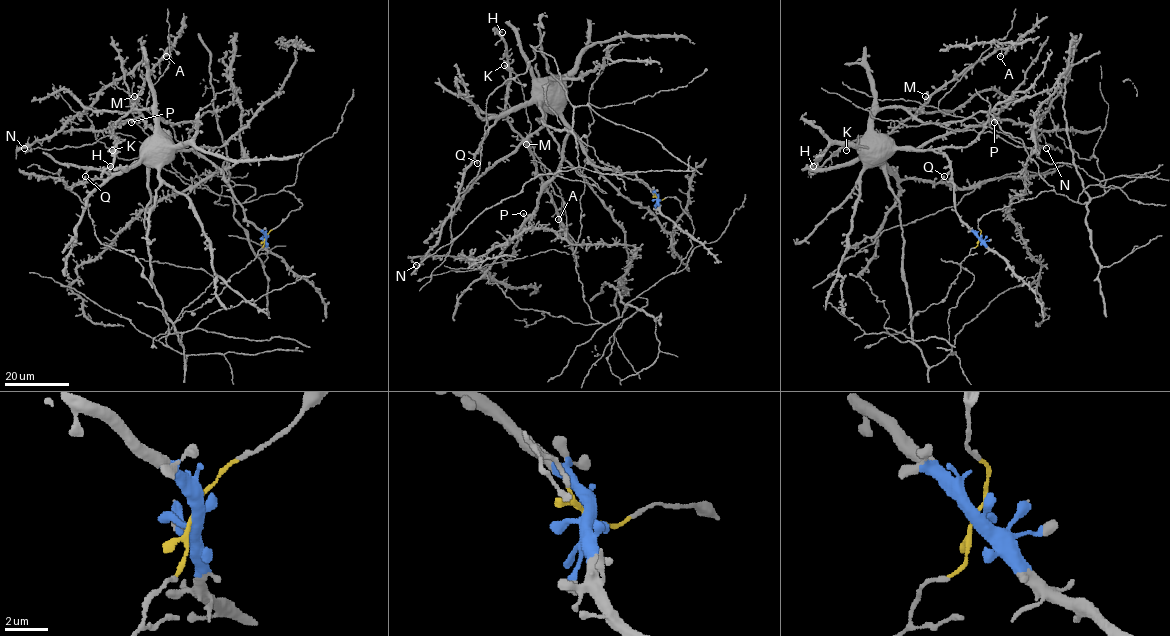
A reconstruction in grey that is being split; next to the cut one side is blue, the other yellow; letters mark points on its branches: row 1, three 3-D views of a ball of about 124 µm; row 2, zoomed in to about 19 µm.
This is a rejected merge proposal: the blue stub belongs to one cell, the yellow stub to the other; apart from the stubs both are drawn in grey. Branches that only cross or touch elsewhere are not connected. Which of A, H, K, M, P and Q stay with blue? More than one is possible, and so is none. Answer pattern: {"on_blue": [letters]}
{"on_blue": ["P", "Q"]}

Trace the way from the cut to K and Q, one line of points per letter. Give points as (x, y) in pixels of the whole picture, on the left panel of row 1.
K: (265, 238), (299, 198), (213, 193), (184, 164), (171, 124), (142, 106), (117, 122), (112, 150)
Q: (265, 238), (247, 219), (224, 173), (193, 150), (155, 151), (105, 179), (83, 182), (85, 176)

